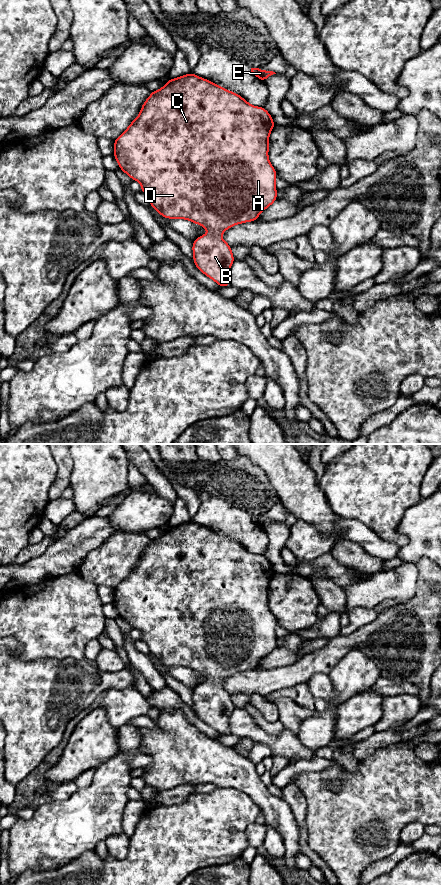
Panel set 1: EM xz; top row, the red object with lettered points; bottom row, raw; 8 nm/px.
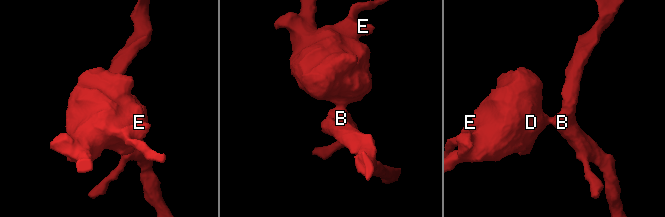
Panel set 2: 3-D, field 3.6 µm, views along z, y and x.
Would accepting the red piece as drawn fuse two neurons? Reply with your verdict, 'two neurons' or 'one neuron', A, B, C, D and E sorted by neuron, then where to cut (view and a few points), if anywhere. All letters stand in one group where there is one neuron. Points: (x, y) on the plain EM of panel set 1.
one neuron | A B C D E | no cut

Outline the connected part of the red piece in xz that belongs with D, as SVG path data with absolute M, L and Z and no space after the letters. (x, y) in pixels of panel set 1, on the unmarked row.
M192 520L178 526L169 527L159 538L152 539L143 551L140 561L127 577L114 590L114 602L119 616L132 628L141 632L141 640L149 646L150 654L155 656L158 662L168 667L184 667L203 674L209 680L193 688L192 699L194 712L204 723L212 727L221 735L230 734L230 716L235 706L231 694L220 684L229 676L246 670L256 669L259 663L277 648L277 637L275 628L276 617L269 609L269 584L275 571L272 564L264 555L251 553L239 542L216 533L208 527L201 526Z

